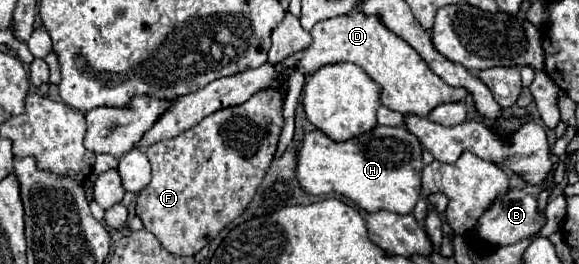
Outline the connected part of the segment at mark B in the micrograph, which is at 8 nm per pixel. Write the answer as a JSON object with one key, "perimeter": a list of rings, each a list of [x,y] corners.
{"perimeter":[[[509,190],[503,198],[497,198],[493,206],[479,218],[479,238],[493,246],[507,246],[521,242],[523,238],[535,236],[545,224],[545,212],[537,210],[535,196],[523,192],[523,190]]]}

